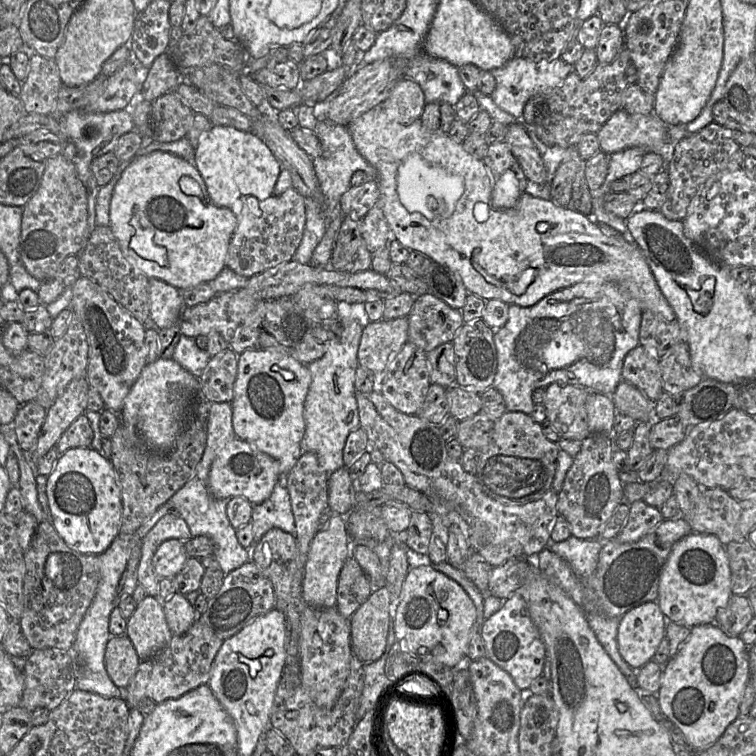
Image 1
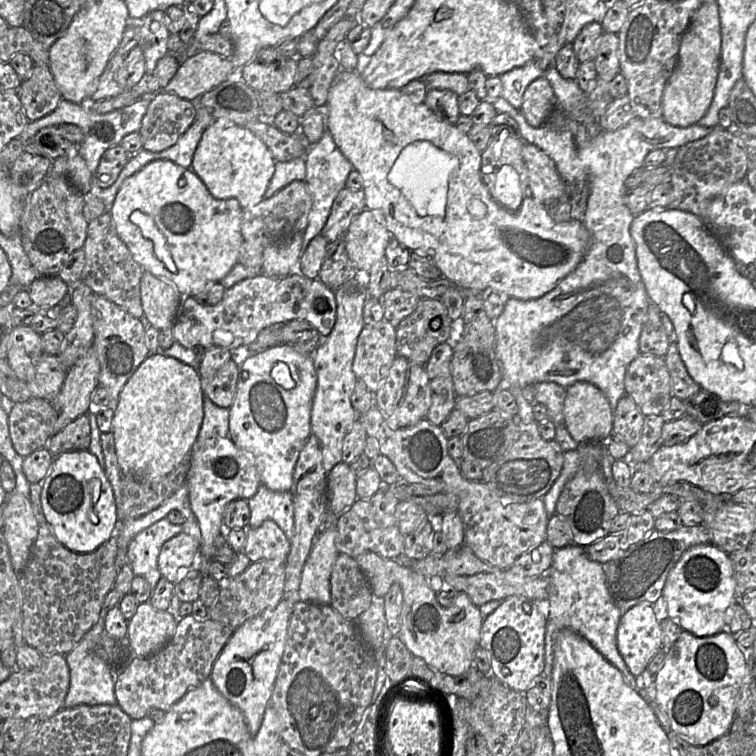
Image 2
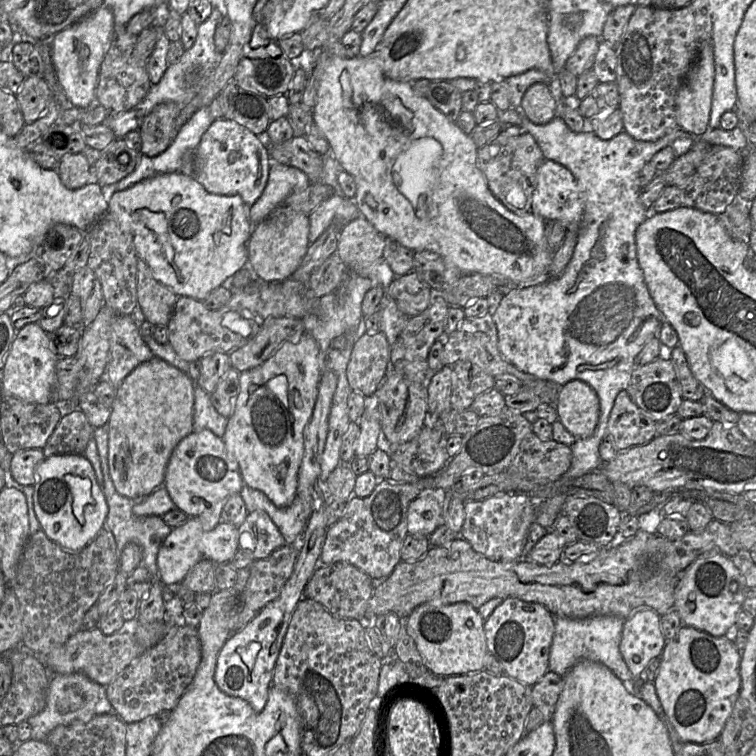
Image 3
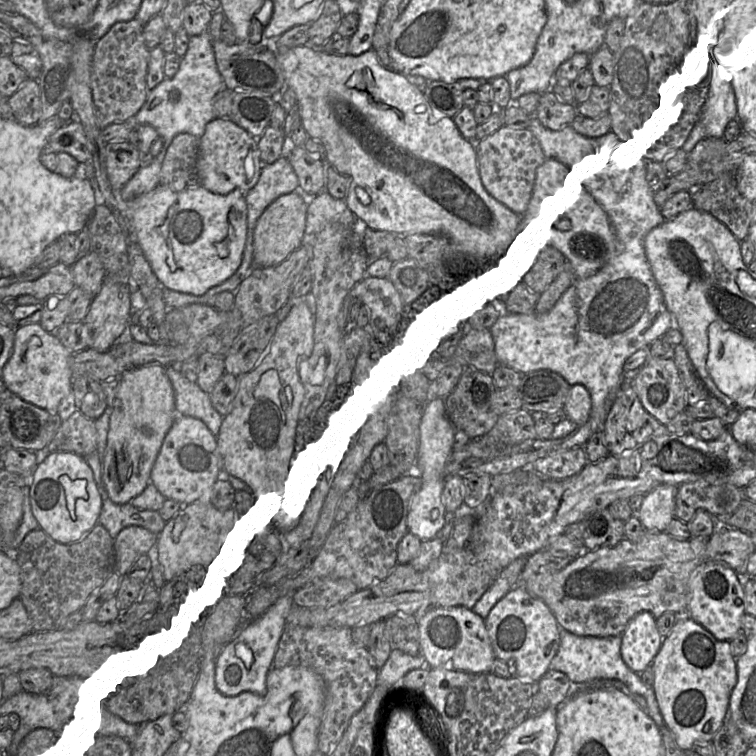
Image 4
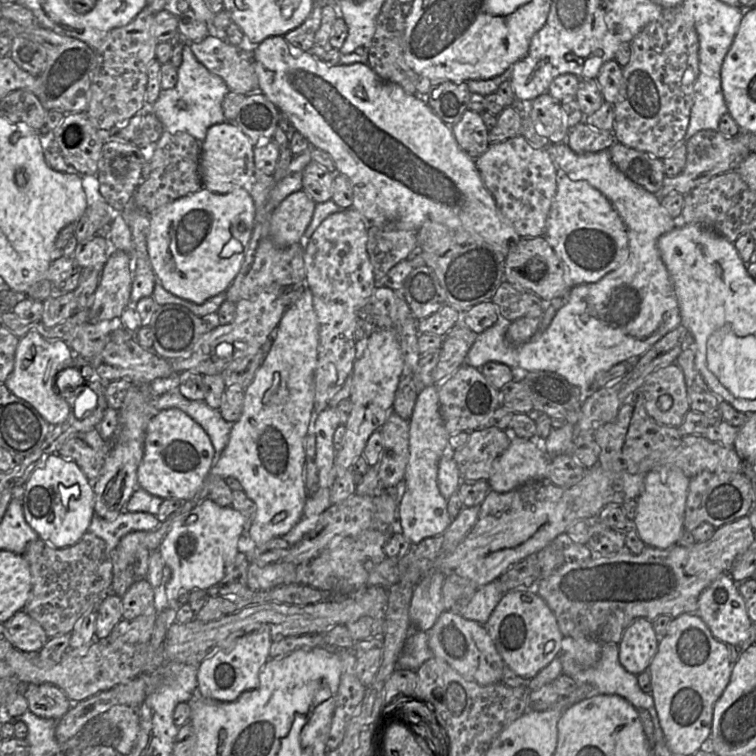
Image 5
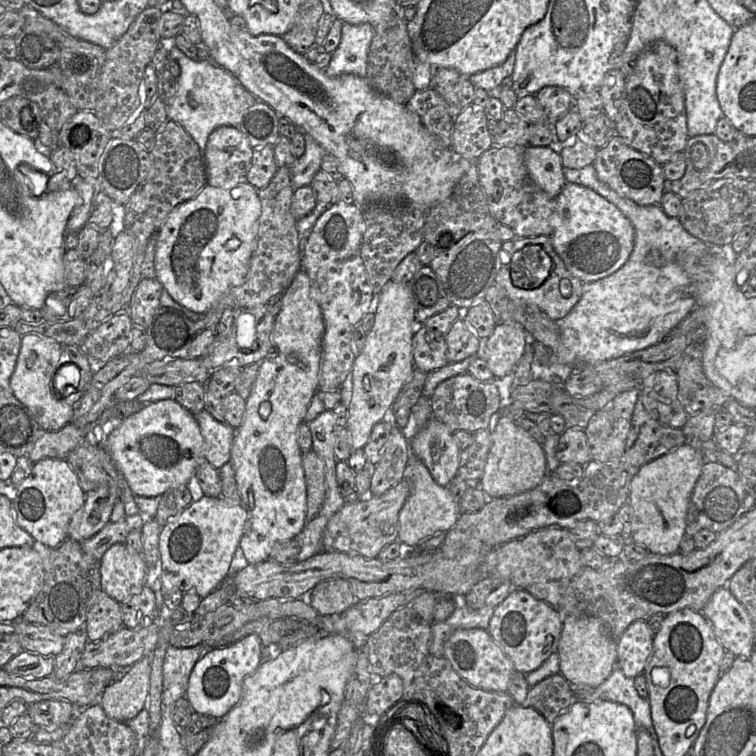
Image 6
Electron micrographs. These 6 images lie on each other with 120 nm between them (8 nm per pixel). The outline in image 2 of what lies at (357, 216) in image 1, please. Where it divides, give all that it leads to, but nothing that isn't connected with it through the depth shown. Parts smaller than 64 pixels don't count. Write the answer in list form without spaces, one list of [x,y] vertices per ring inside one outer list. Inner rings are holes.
[[[344,188],[336,197],[331,214],[320,235],[329,243],[335,242],[345,235],[353,219],[366,210],[365,193],[363,189]]]

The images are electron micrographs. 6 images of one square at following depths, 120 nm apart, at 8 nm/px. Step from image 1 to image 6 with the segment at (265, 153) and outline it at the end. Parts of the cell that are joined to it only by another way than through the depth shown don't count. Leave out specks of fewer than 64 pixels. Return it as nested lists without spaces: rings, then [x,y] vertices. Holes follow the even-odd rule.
[[[222,126],[215,129],[210,134],[203,153],[207,185],[225,188],[227,184],[234,180],[246,179],[246,175],[251,168],[253,150],[248,138],[239,128]]]

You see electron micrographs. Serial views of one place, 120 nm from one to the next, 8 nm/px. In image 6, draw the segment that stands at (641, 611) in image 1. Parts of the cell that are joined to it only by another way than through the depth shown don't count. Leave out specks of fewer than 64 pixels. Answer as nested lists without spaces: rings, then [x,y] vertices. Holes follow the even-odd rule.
[[[646,621],[632,622],[617,640],[617,665],[625,676],[635,679],[644,673],[653,652],[653,637]]]

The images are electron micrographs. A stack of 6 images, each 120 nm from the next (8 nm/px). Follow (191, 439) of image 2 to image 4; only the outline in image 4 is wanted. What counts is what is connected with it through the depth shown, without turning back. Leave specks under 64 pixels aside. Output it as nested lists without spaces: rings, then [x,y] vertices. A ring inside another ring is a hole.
[[[138,366],[120,376],[102,462],[102,480],[113,503],[132,505],[152,484],[153,465],[177,416],[175,393],[166,367]]]

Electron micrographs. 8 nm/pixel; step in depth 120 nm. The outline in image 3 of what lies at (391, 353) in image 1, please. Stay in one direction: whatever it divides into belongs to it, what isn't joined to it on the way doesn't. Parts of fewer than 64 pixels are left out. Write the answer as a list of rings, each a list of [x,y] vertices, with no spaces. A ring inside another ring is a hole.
[[[380,330],[375,334],[366,332],[356,339],[347,366],[347,379],[352,391],[365,397],[377,392],[388,372],[391,372],[390,349],[385,334]]]

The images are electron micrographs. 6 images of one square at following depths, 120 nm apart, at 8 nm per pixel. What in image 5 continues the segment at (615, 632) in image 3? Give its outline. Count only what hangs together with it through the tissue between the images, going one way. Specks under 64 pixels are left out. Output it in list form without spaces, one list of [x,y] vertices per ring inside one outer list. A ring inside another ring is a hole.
[[[602,643],[602,654],[597,664],[590,668],[582,668],[578,666],[571,656],[564,650],[559,655],[563,673],[570,676],[578,685],[589,684],[592,685],[598,694],[615,694],[623,697],[630,702],[635,709],[645,709],[651,716],[653,723],[655,743],[656,741],[663,740],[664,734],[660,726],[659,718],[654,706],[653,697],[650,694],[644,693],[639,684],[637,675],[628,672],[620,663],[619,660],[619,644],[616,643]]]

